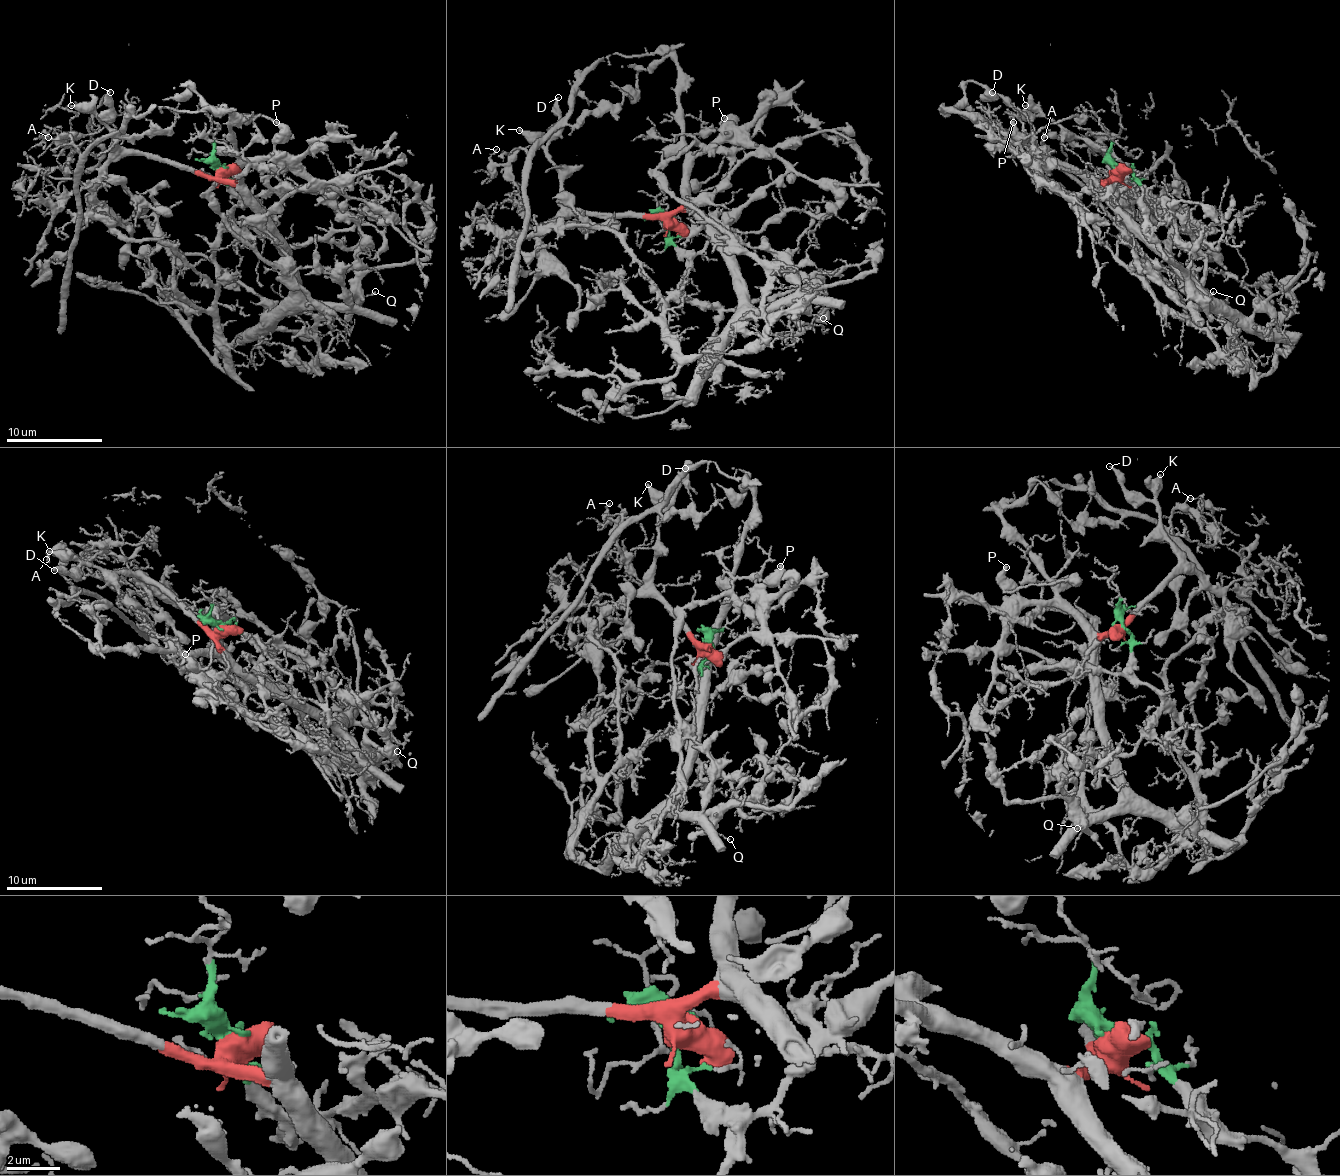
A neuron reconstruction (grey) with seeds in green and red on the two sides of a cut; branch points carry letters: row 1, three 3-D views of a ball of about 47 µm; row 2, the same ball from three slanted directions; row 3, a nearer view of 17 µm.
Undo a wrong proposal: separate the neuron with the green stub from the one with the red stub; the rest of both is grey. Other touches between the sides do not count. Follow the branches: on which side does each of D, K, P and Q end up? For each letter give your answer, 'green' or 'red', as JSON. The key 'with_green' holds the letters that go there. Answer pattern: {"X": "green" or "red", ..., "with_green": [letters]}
{"D": "red", "K": "red", "P": "red", "Q": "red", "with_green": []}

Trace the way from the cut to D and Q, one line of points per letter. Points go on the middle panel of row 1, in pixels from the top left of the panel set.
D: (665, 226), (643, 218), (578, 214), (566, 201), (561, 175), (547, 151), (549, 129), (559, 117), (559, 98)
Q: (665, 226), (682, 211), (689, 211), (723, 257), (735, 288), (759, 308), (800, 303), (822, 317)

